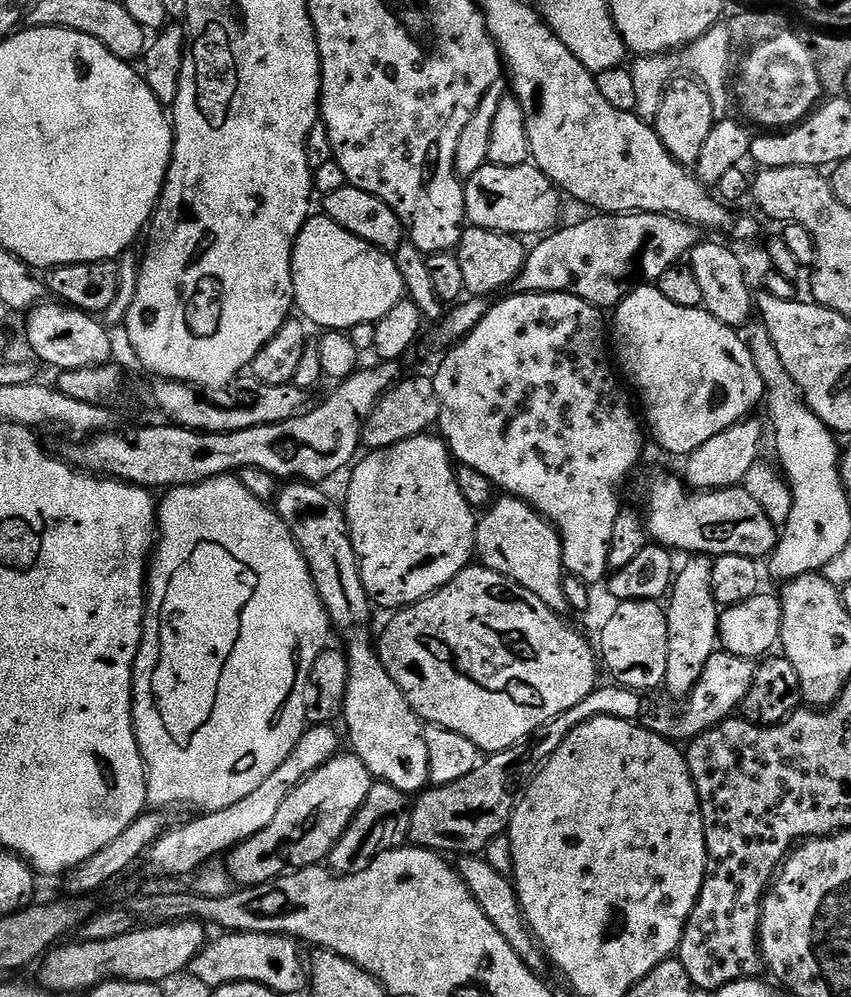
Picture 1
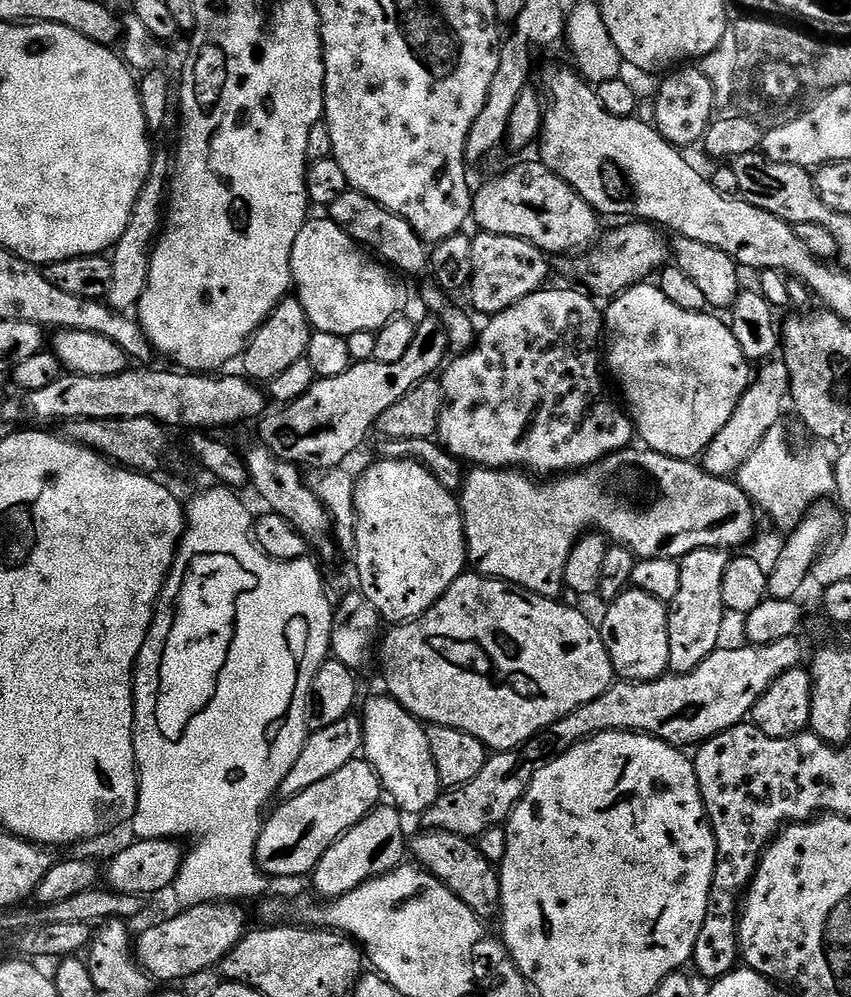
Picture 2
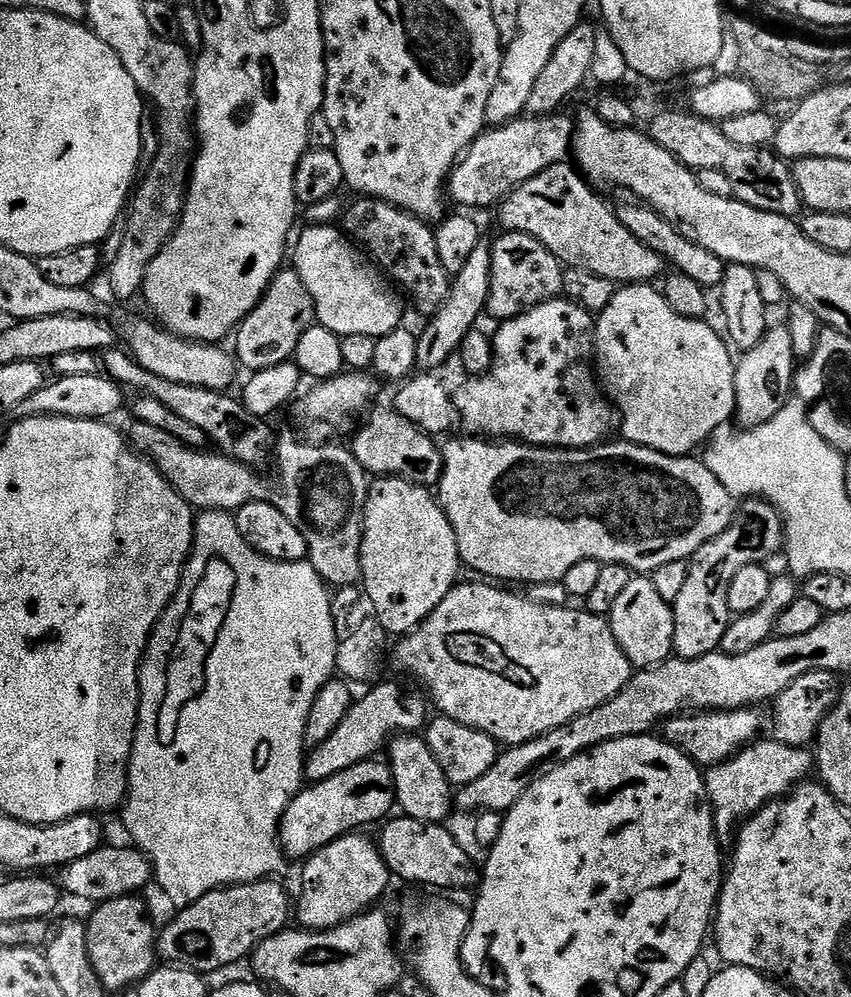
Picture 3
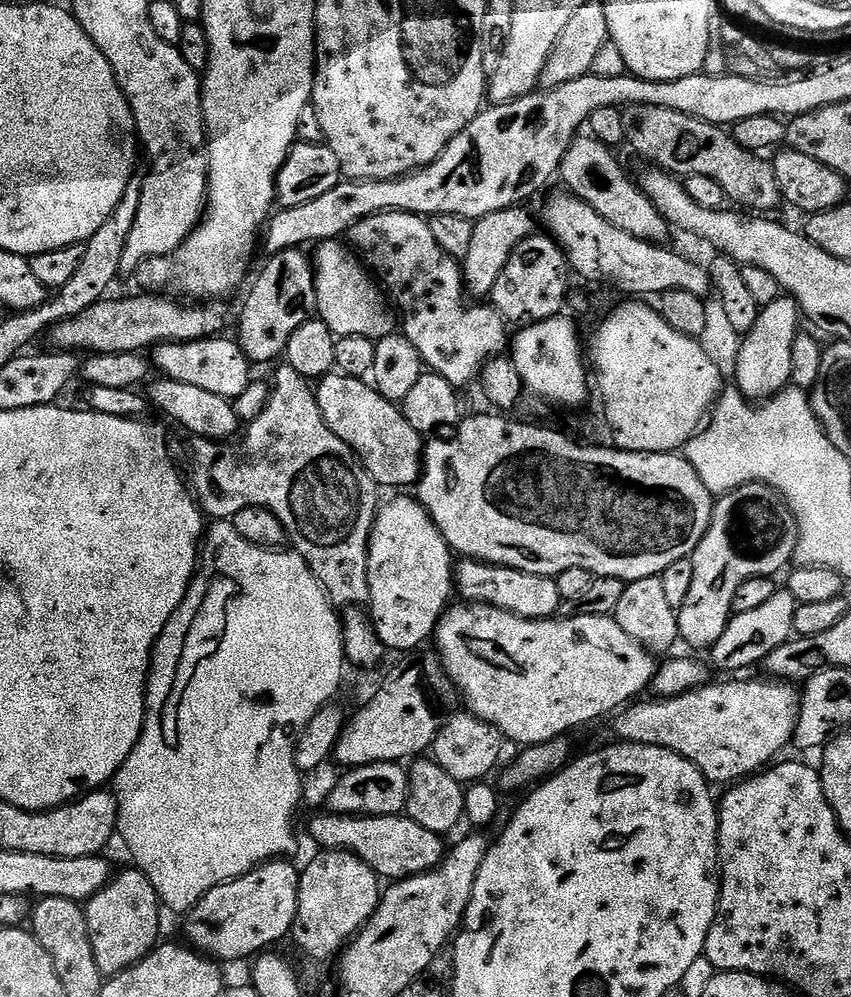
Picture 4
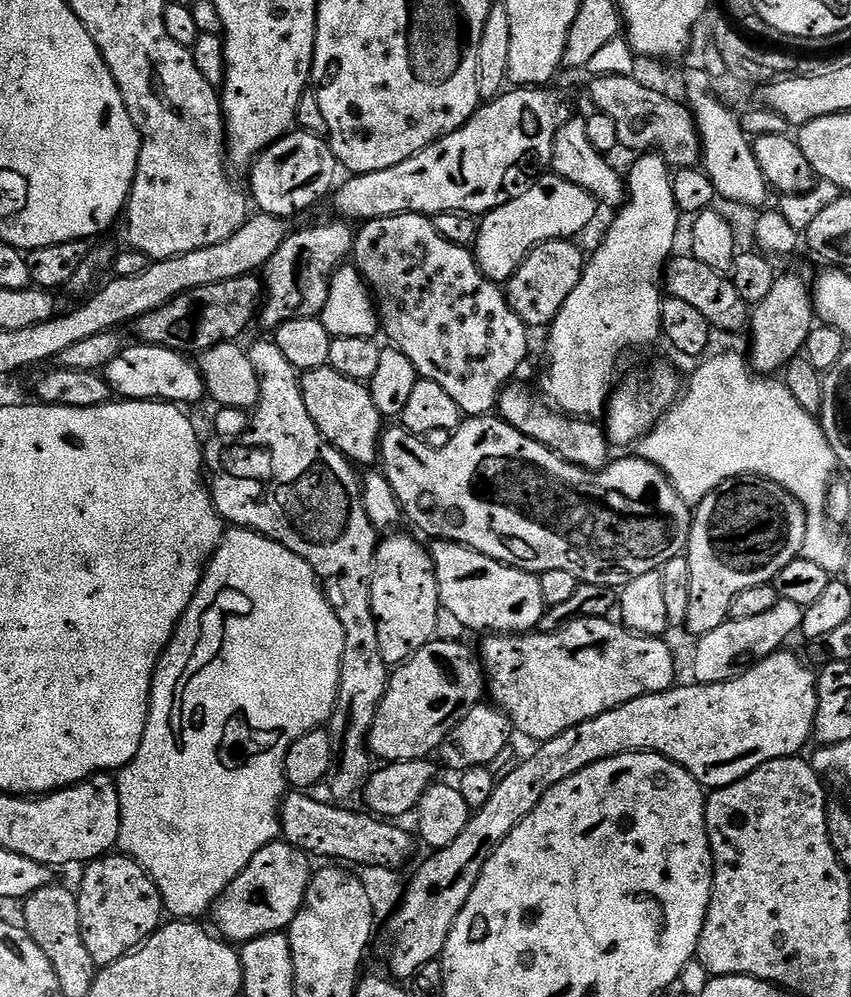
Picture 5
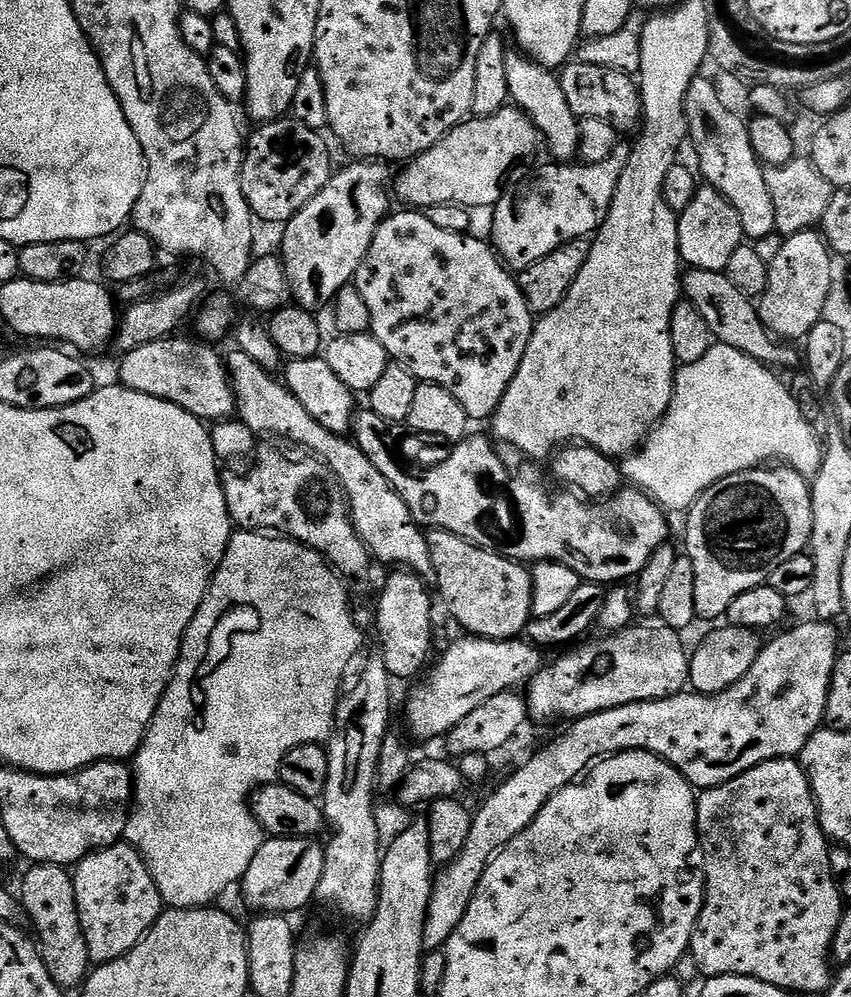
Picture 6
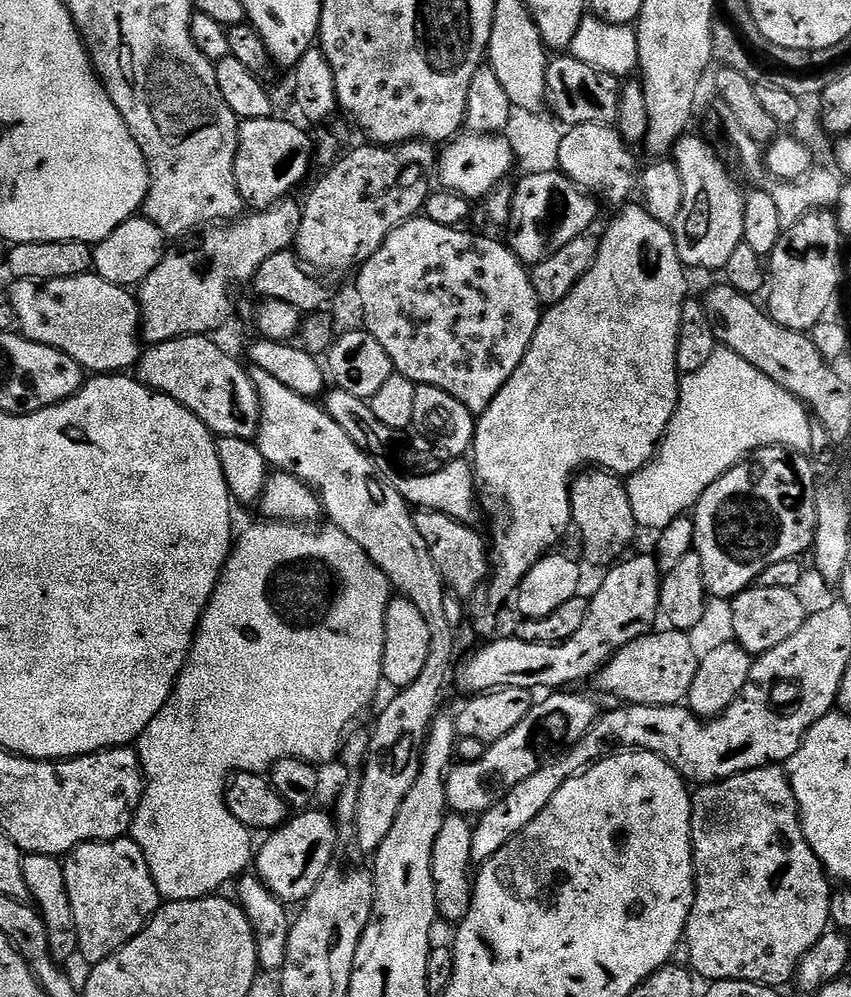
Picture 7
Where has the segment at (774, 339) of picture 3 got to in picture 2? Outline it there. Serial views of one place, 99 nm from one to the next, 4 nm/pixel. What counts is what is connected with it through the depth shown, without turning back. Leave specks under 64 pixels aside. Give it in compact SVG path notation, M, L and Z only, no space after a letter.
M772 358L761 363L755 369L752 382L742 394L734 414L730 414L730 422L726 422L722 430L718 430L718 434L704 452L702 457L704 471L711 476L735 477L743 464L752 457L754 450L758 450L766 434L770 434L770 430L781 423L780 415L784 412L784 400L786 404L789 396L788 371L783 359Z

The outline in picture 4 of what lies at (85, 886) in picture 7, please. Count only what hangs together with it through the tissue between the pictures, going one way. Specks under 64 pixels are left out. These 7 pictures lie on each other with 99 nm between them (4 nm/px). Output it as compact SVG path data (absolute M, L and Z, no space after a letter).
M128 866L125 872L117 871L107 886L87 901L84 916L88 920L90 946L94 950L94 962L98 962L98 970L104 977L126 971L157 947L161 939L160 912L162 905L150 878L135 866Z

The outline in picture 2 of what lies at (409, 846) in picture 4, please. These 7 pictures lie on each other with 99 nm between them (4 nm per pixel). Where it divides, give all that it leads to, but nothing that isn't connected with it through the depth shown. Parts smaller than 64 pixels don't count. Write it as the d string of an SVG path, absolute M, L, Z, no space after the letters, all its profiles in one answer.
M420 830L413 840L411 837L410 856L419 867L428 869L454 895L462 898L462 902L466 902L466 906L470 906L470 910L474 910L477 916L487 918L497 915L500 902L500 874L497 865L491 864L486 854L482 854L479 843L453 832Z

